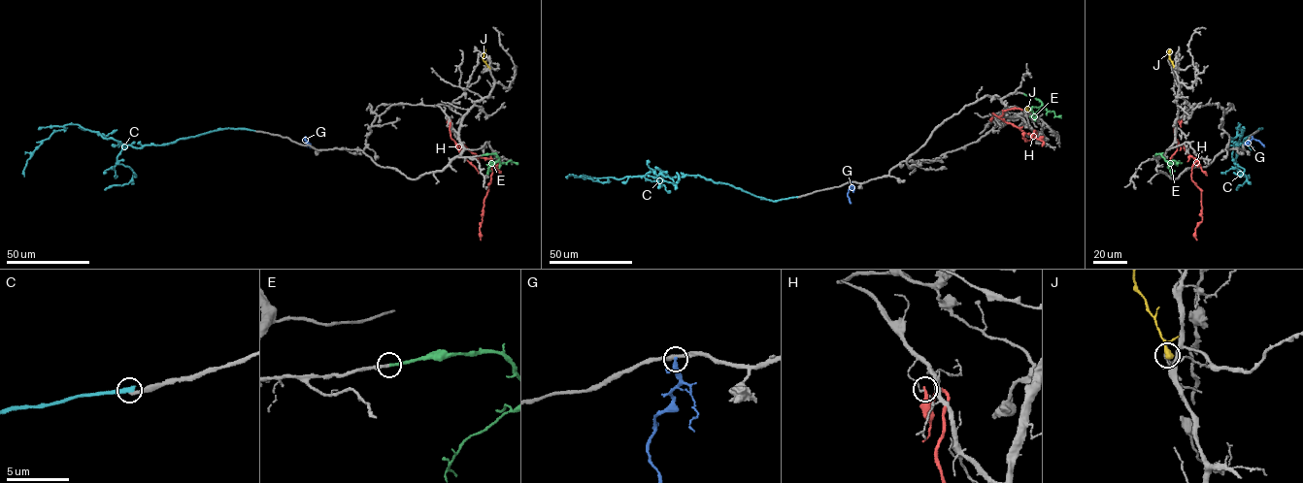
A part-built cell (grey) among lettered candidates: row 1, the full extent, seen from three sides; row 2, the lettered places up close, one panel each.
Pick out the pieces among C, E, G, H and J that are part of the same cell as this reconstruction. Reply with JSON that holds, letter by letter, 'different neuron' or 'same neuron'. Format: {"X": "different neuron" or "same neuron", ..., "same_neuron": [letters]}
{"C": "different neuron", "E": "same neuron", "G": "different neuron", "H": "different neuron", "J": "different neuron", "same_neuron": ["E"]}

